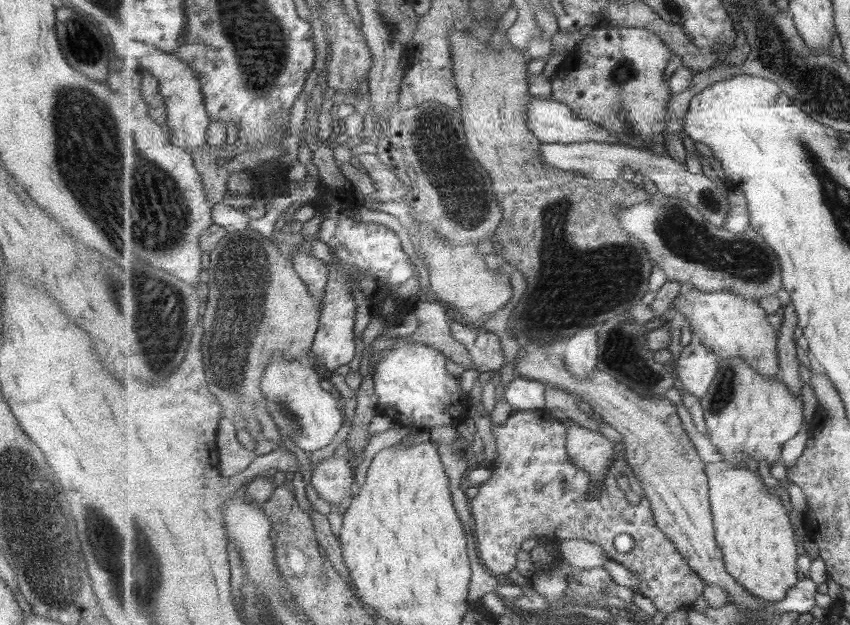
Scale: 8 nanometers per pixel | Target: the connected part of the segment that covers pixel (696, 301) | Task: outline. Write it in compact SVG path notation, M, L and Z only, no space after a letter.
M694 289L679 295L672 308L676 308L685 316L691 331L720 360L739 357L749 362L765 378L774 380L781 377L779 330L769 324L768 314L759 301L743 298L733 290L709 293Z

